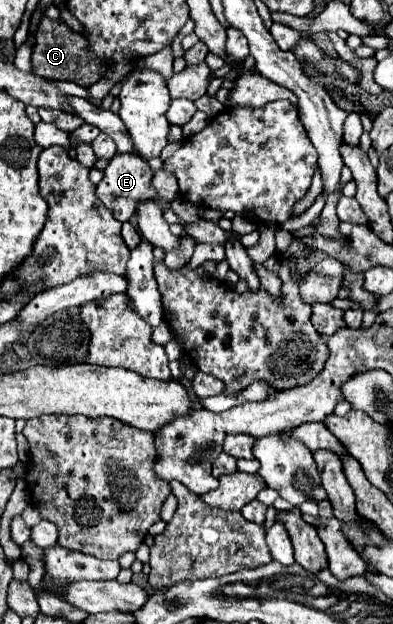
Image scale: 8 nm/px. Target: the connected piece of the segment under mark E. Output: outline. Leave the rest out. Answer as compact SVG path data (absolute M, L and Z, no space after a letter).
M117 152L111 158L109 166L105 168L103 180L97 184L97 198L113 212L113 216L119 222L125 222L135 214L137 202L141 202L141 198L155 198L151 178L153 178L153 172L151 172L149 164L143 162L143 158L139 158L137 154L121 154L121 152Z

